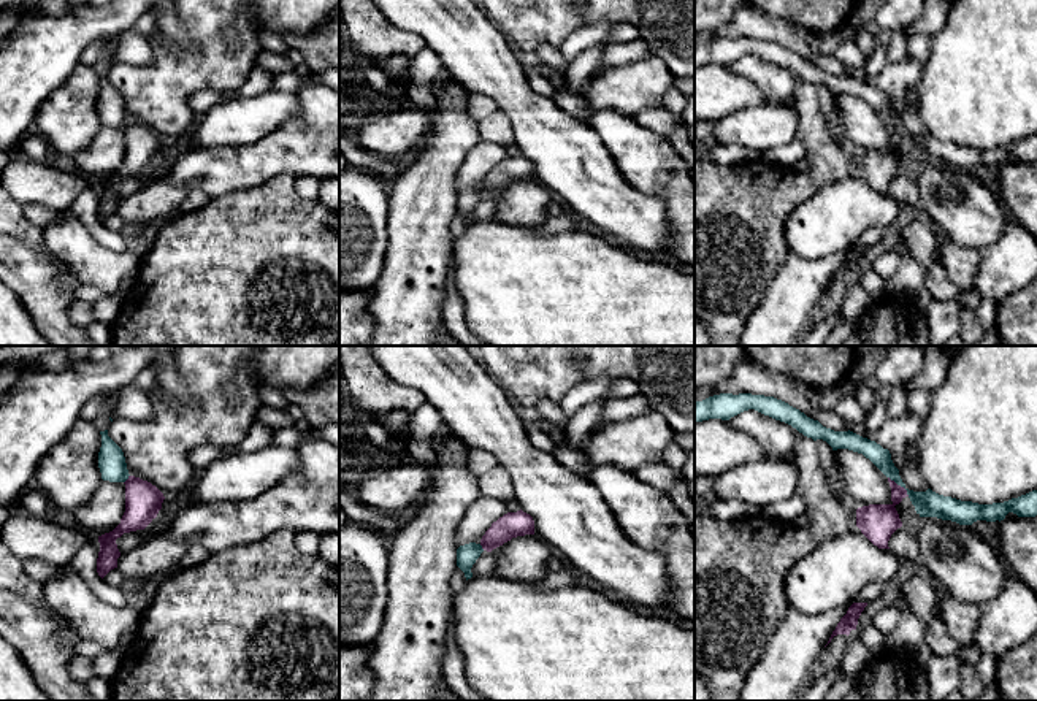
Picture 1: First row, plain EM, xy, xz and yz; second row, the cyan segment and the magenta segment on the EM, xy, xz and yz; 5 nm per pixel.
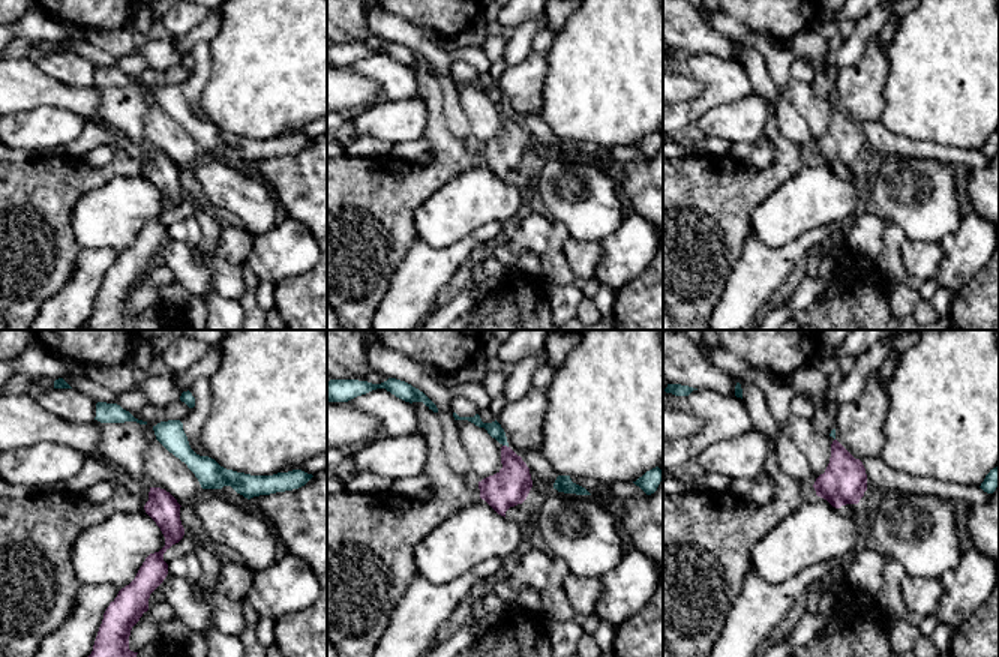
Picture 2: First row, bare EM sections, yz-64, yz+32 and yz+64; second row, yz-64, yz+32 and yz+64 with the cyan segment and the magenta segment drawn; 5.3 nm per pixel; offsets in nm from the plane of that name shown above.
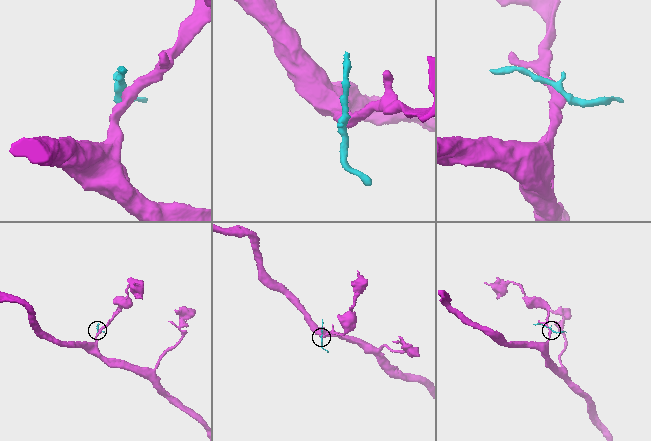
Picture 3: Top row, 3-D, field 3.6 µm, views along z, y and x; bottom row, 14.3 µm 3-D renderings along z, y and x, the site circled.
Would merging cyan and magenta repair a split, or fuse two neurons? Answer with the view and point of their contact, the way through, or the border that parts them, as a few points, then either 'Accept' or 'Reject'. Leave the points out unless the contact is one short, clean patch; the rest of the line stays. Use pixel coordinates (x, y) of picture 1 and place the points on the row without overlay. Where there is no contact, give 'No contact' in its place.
Touches cyan at yz (899, 129). Boundary: yz (888, 121), (909, 140). Reject

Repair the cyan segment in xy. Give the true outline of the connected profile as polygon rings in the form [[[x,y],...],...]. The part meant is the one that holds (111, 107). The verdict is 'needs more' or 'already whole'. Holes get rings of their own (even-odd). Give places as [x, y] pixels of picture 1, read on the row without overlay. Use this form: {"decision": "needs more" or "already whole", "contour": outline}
{"decision": "already whole", "contour": [[[108,75],[100,76],[101,92],[98,97],[98,113],[103,125],[125,127],[128,114],[122,94],[108,81]]]}

